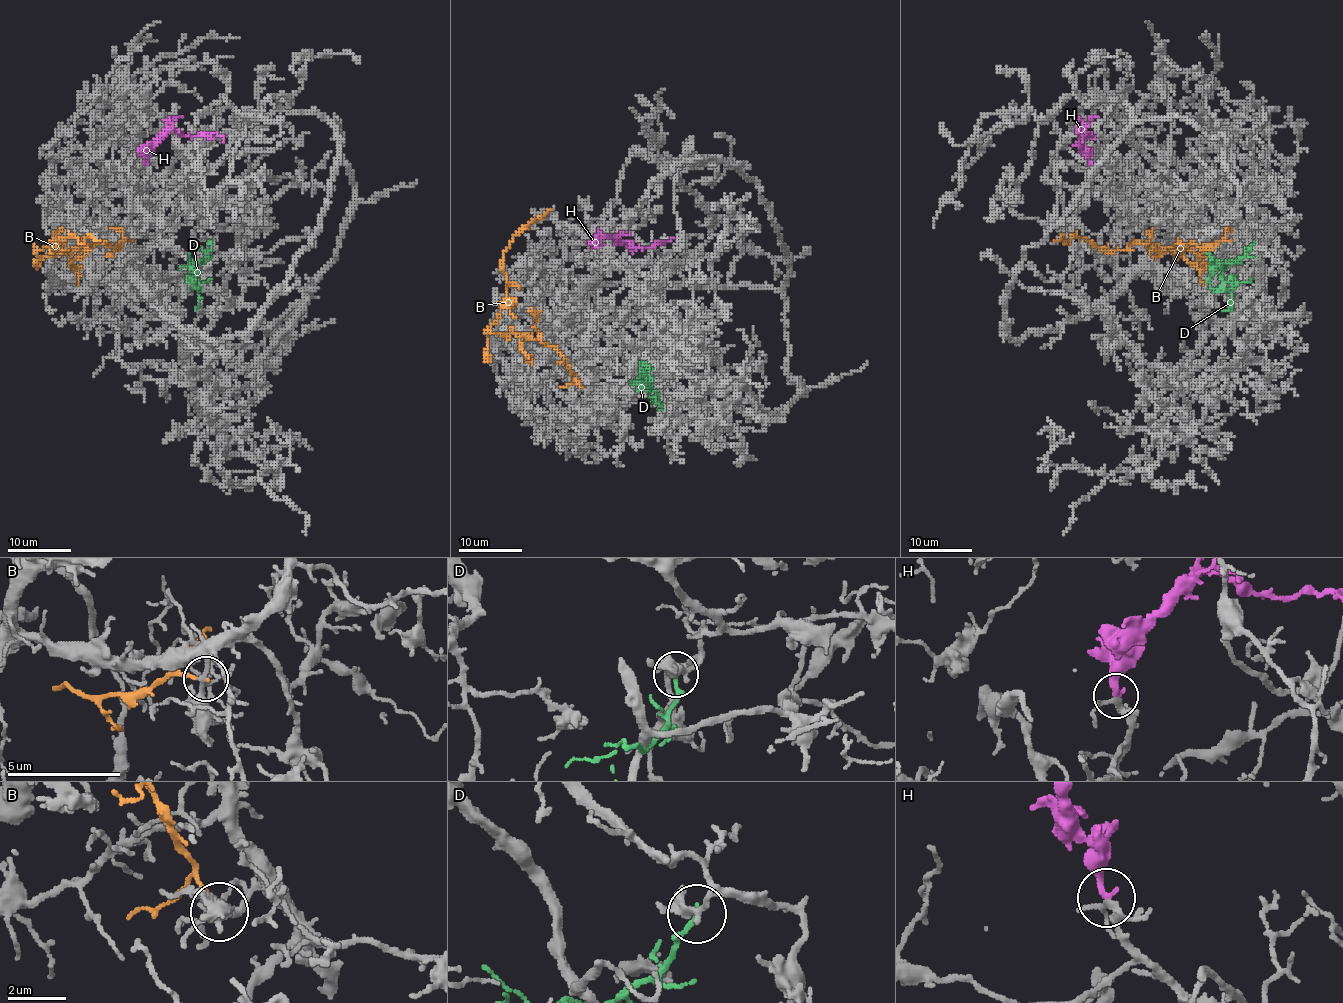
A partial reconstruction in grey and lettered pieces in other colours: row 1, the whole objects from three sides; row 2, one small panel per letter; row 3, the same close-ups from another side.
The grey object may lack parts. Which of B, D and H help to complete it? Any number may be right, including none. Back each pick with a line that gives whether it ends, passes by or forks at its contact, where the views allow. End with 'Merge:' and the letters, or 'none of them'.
H: it ends
Merge: H

